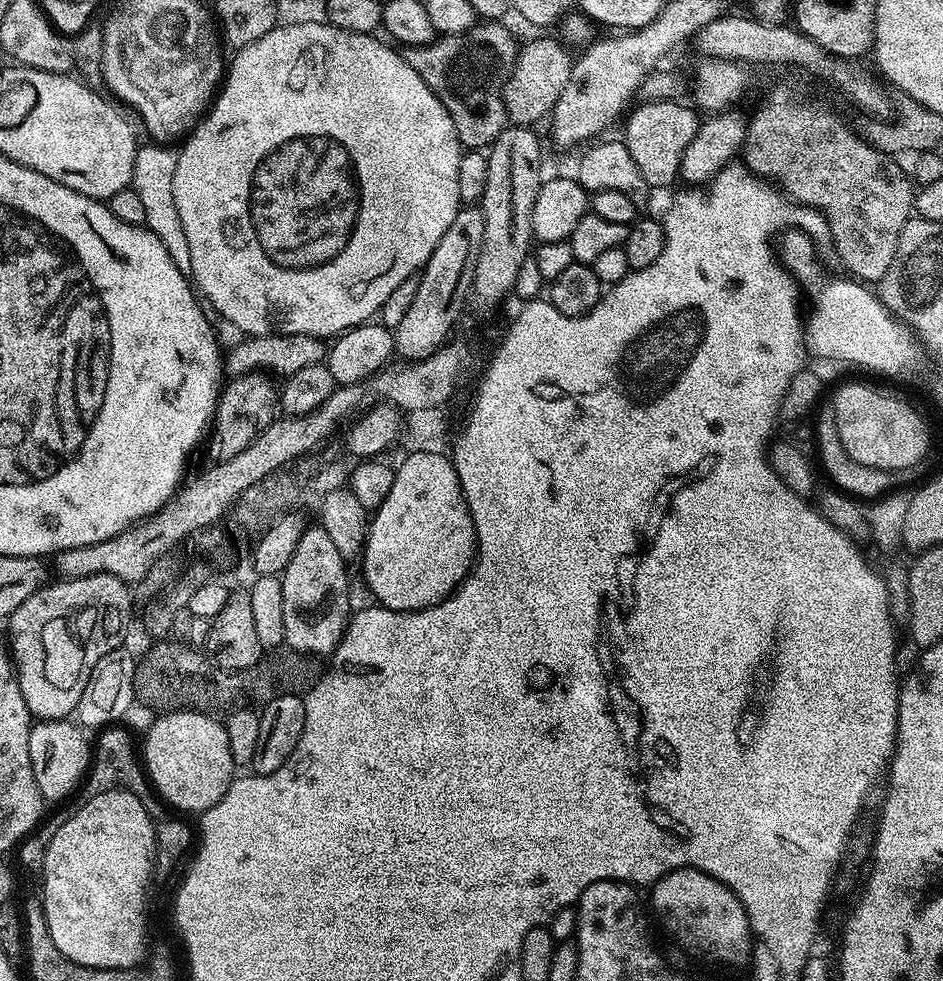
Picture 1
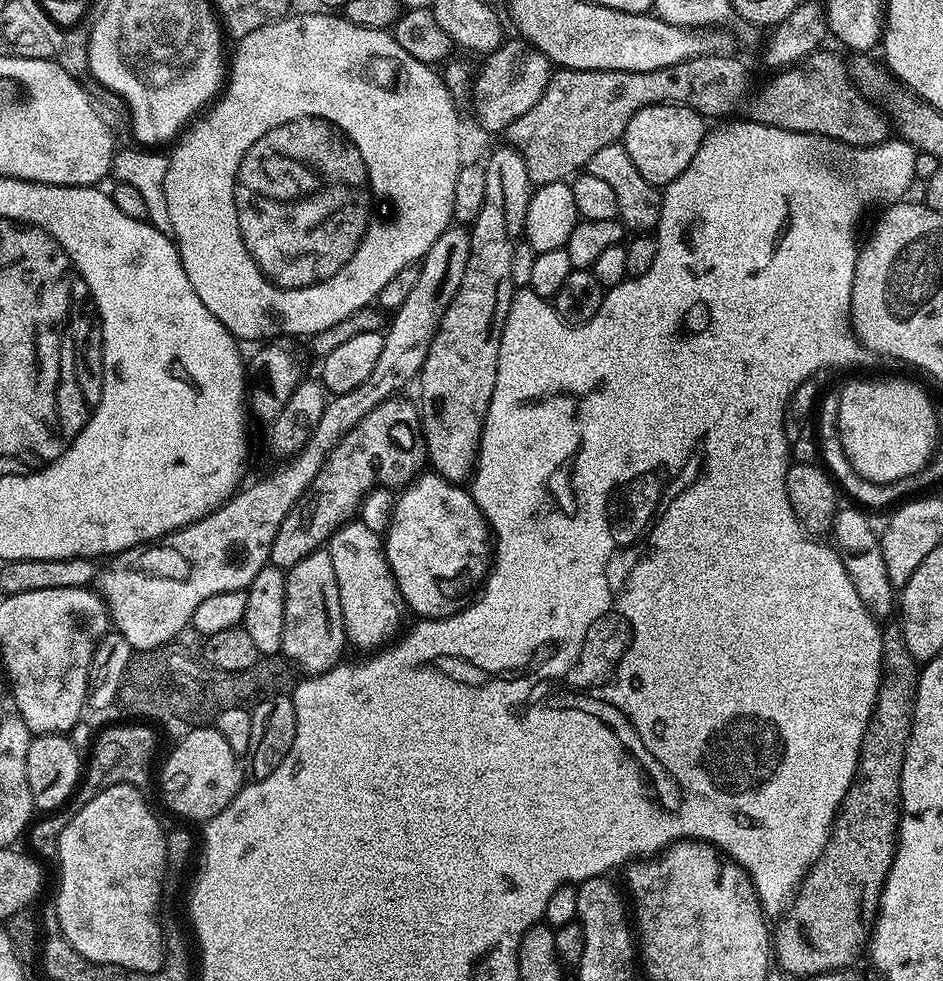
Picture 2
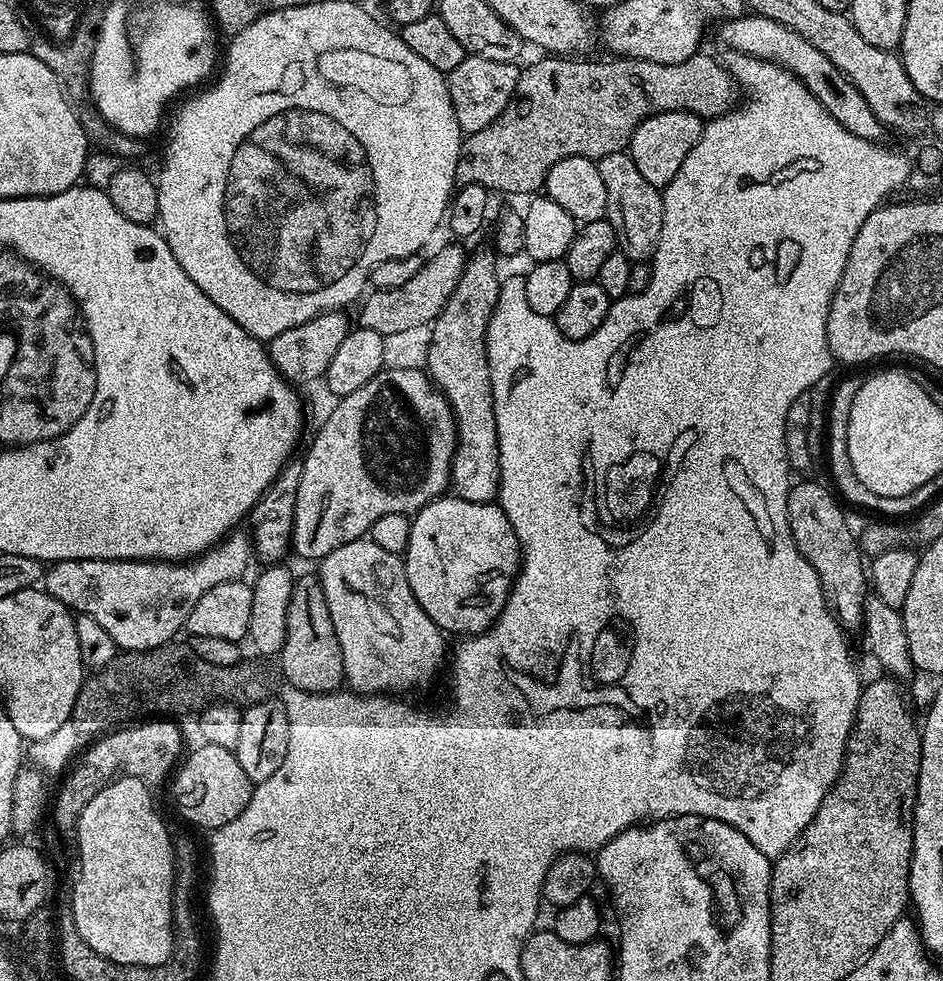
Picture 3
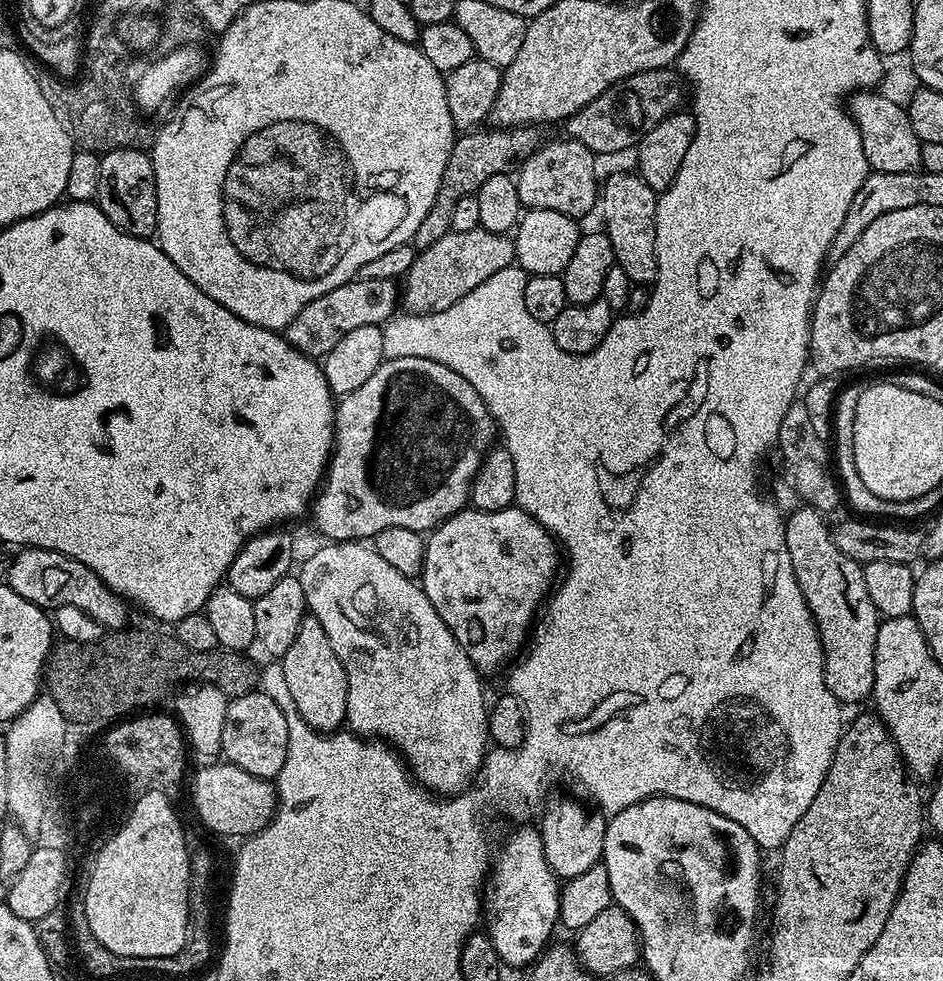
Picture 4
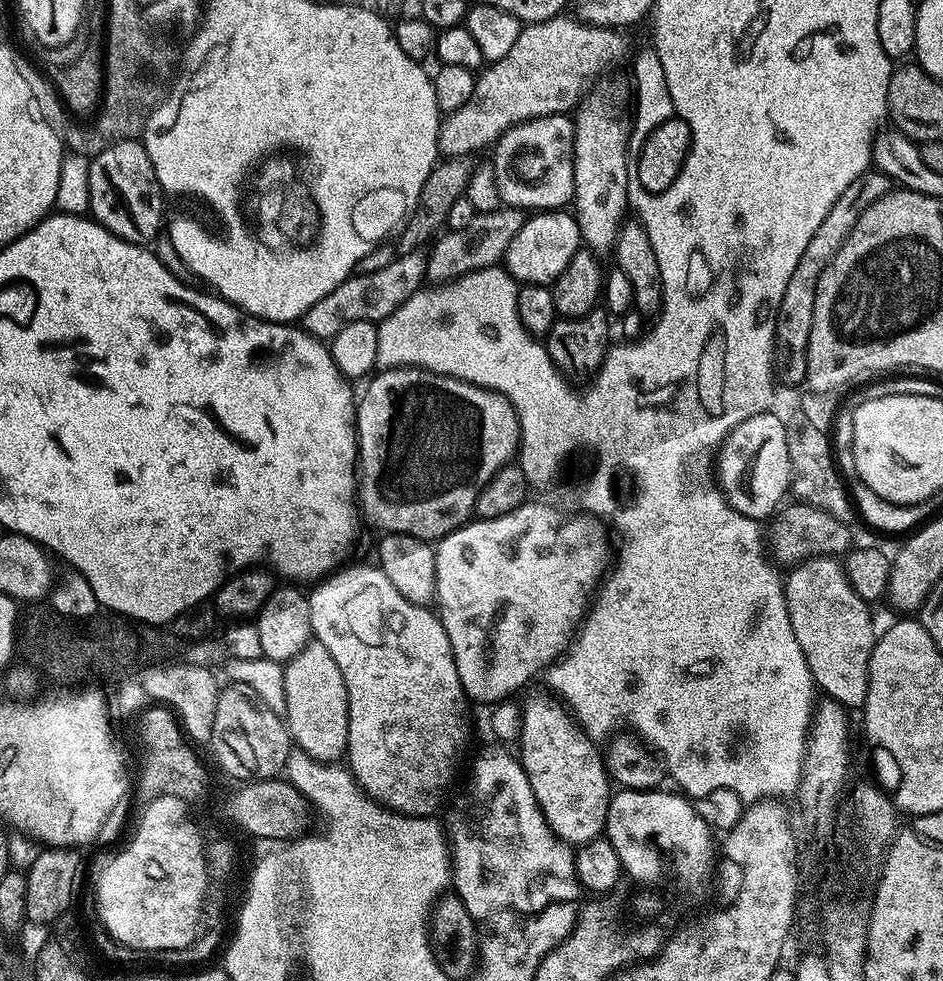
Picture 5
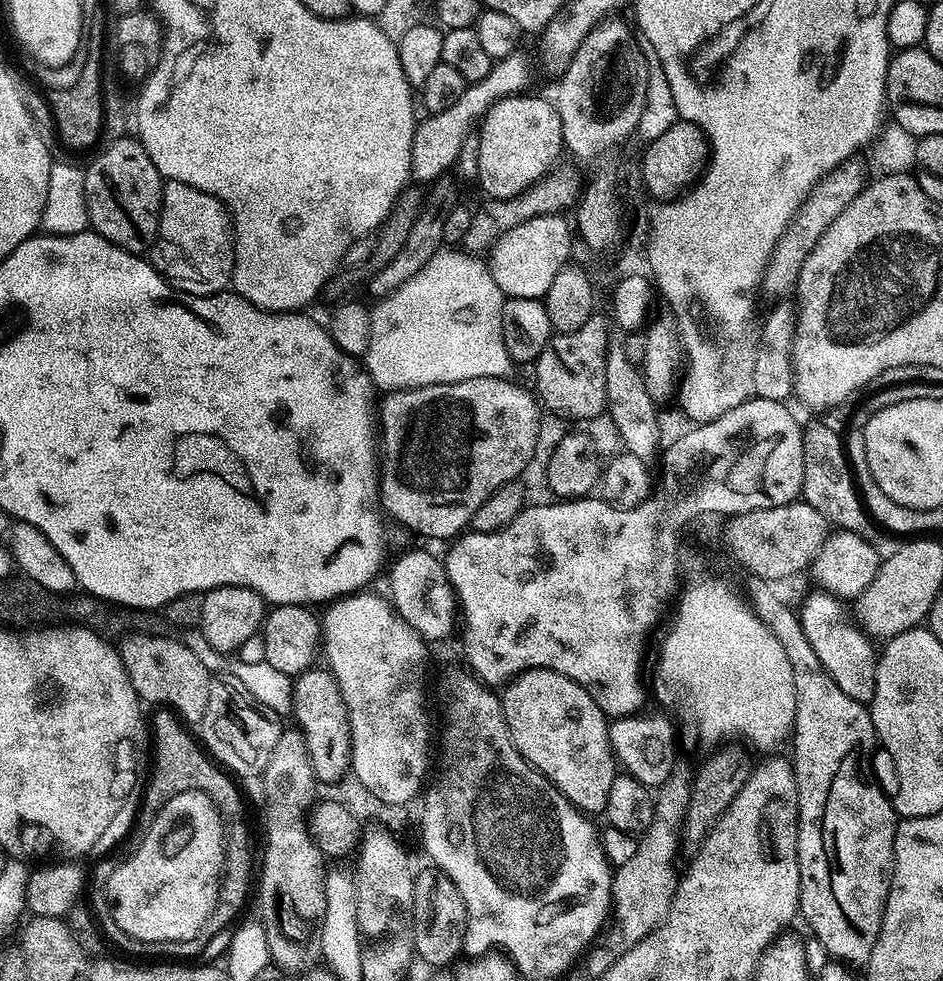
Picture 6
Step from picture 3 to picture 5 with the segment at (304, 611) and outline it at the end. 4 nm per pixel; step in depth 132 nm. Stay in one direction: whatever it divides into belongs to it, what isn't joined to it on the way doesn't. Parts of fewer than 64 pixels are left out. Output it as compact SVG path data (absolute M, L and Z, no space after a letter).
M313 639L294 658L284 664L284 693L286 694L286 710L283 719L288 726L289 737L299 751L305 752L311 760L321 762L340 762L345 759L348 750L348 695L346 682L342 678L342 670L338 670L338 662L322 642Z

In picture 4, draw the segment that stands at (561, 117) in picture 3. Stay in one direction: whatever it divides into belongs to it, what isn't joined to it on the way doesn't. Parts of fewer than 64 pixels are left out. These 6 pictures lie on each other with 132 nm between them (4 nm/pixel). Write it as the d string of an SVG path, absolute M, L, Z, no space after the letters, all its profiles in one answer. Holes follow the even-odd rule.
M659 68L649 72L639 72L620 81L614 91L602 93L594 102L568 117L567 135L582 142L593 154L600 152L624 152L635 149L640 140L651 128L658 126L662 118L681 107L686 100L686 84L679 71L672 68ZM499 126L489 127L489 132L482 130L468 130L457 135L455 144L450 150L450 158L446 162L446 170L442 174L442 186L438 186L438 194L434 198L434 206L422 218L421 225L412 235L410 243L418 250L434 246L438 238L442 238L447 232L452 231L450 217L455 203L467 196L475 196L479 187L488 178L496 174L504 174L509 171L511 164L519 165L525 156L528 156L541 143L537 129L532 126L518 128L502 128Z

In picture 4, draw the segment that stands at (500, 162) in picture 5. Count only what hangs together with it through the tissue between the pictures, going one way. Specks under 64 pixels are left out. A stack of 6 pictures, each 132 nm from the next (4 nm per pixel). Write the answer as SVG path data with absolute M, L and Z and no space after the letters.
M571 138L552 140L541 143L528 156L525 156L515 173L514 179L517 186L518 198L525 209L541 208L542 210L558 210L558 214L566 214L573 218L581 218L592 207L598 204L598 176L596 180L597 157L582 142Z

